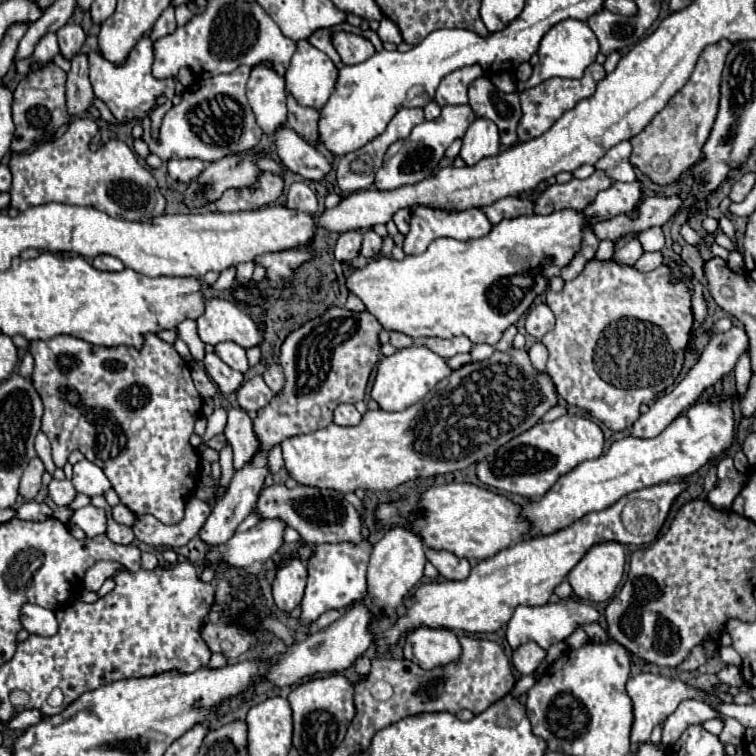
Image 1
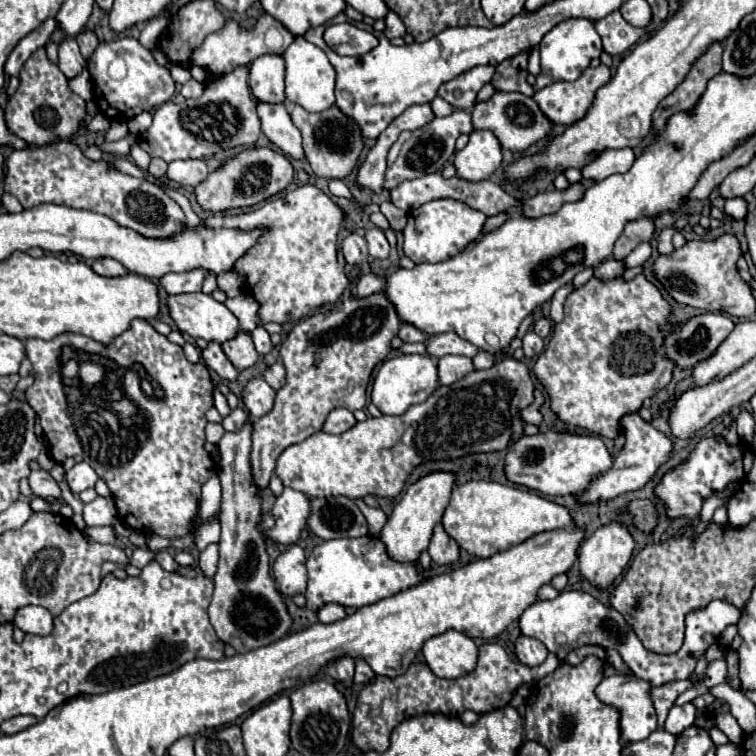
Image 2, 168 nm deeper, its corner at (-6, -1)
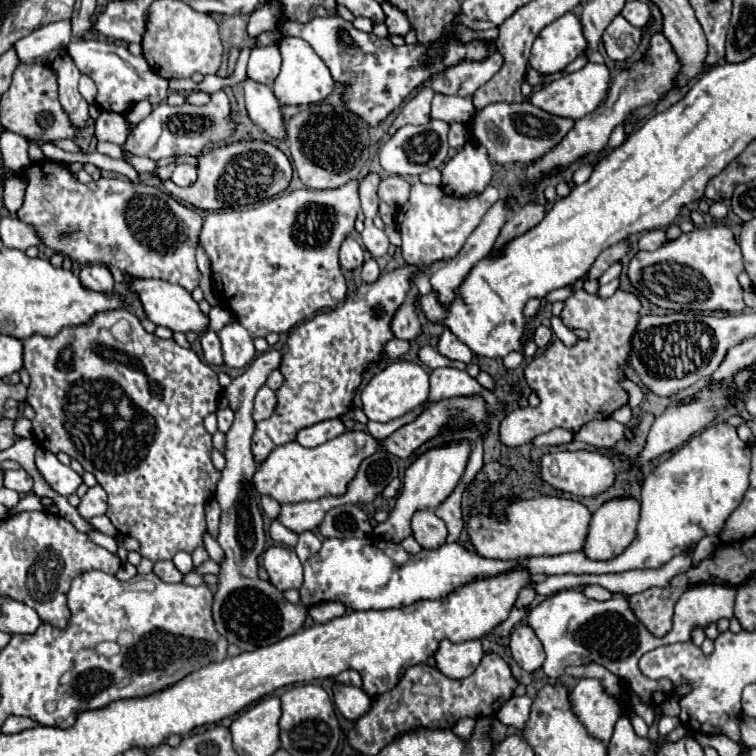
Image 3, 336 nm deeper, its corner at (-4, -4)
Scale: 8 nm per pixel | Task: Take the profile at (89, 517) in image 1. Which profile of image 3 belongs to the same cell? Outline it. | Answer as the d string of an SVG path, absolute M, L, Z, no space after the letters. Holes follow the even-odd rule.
M96 484L94 488L88 488L86 496L80 500L78 512L82 518L94 518L100 514L106 514L108 504L106 504L106 492L102 490L100 484Z

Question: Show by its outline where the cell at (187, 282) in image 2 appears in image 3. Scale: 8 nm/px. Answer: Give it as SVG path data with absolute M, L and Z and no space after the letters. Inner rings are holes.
M52 160L32 162L20 176L26 180L26 192L24 204L18 210L18 218L26 224L32 224L40 232L46 246L68 254L80 264L114 266L136 278L158 278L170 284L178 284L188 292L200 284L202 274L196 266L194 250L198 244L202 218L162 190L146 184L134 184L122 178L100 178L98 182L82 184L64 164Z

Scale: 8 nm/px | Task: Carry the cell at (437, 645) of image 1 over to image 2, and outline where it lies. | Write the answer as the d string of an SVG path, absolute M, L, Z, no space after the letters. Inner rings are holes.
M446 631L428 639L422 647L422 653L432 673L444 679L464 677L476 669L478 647L460 631Z

